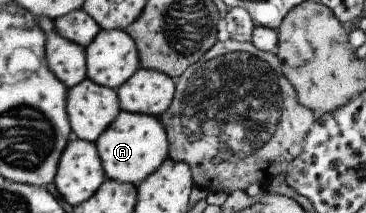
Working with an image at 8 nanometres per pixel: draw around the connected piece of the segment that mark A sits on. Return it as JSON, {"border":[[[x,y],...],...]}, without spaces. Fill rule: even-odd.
{"border":[[[120,110],[93,142],[106,179],[135,186],[156,171],[168,157],[167,137],[161,121],[146,114]]]}

